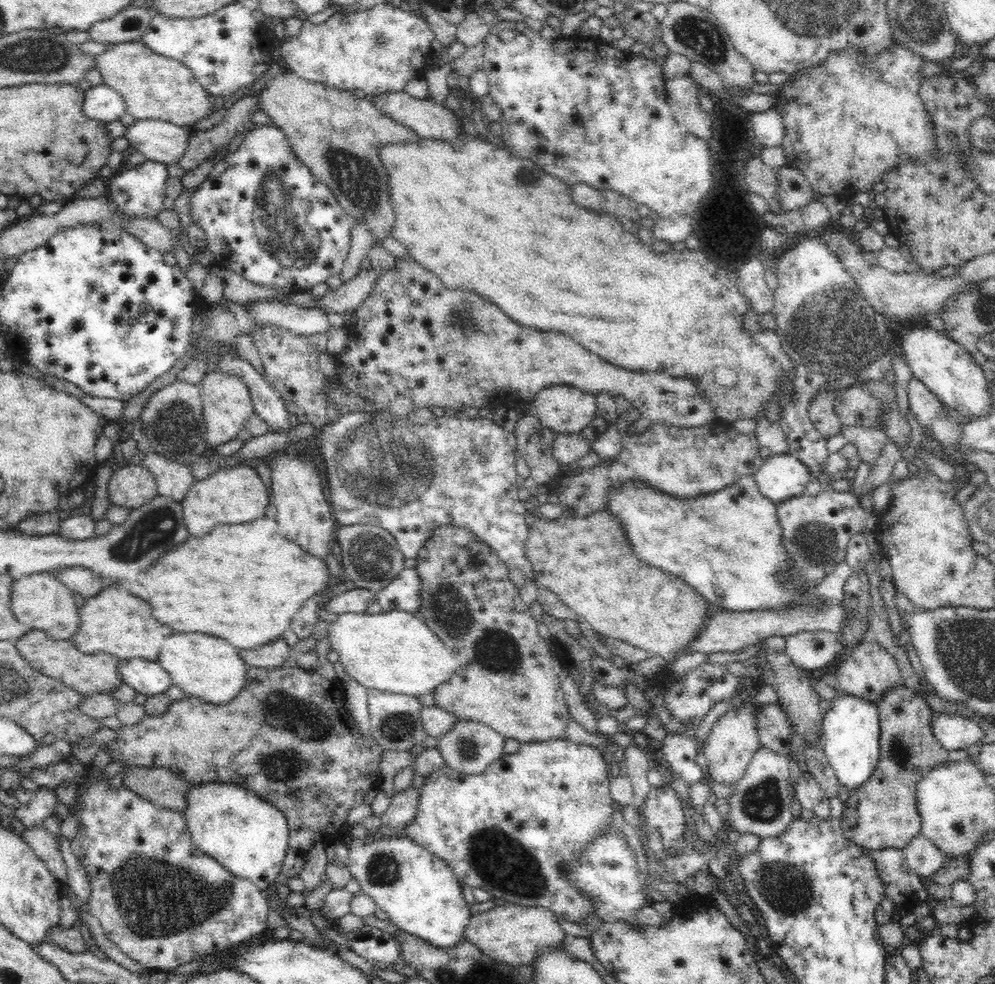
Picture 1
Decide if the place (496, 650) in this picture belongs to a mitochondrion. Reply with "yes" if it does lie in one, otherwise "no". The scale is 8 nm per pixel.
yes

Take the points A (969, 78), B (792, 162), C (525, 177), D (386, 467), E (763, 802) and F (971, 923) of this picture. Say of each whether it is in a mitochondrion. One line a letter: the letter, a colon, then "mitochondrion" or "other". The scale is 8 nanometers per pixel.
A: other
B: other
C: mitochondrion
D: mitochondrion
E: mitochondrion
F: other

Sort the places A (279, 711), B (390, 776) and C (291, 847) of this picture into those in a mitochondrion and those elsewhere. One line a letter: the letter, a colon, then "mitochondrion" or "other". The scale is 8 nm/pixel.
A: mitochondrion
B: other
C: other

